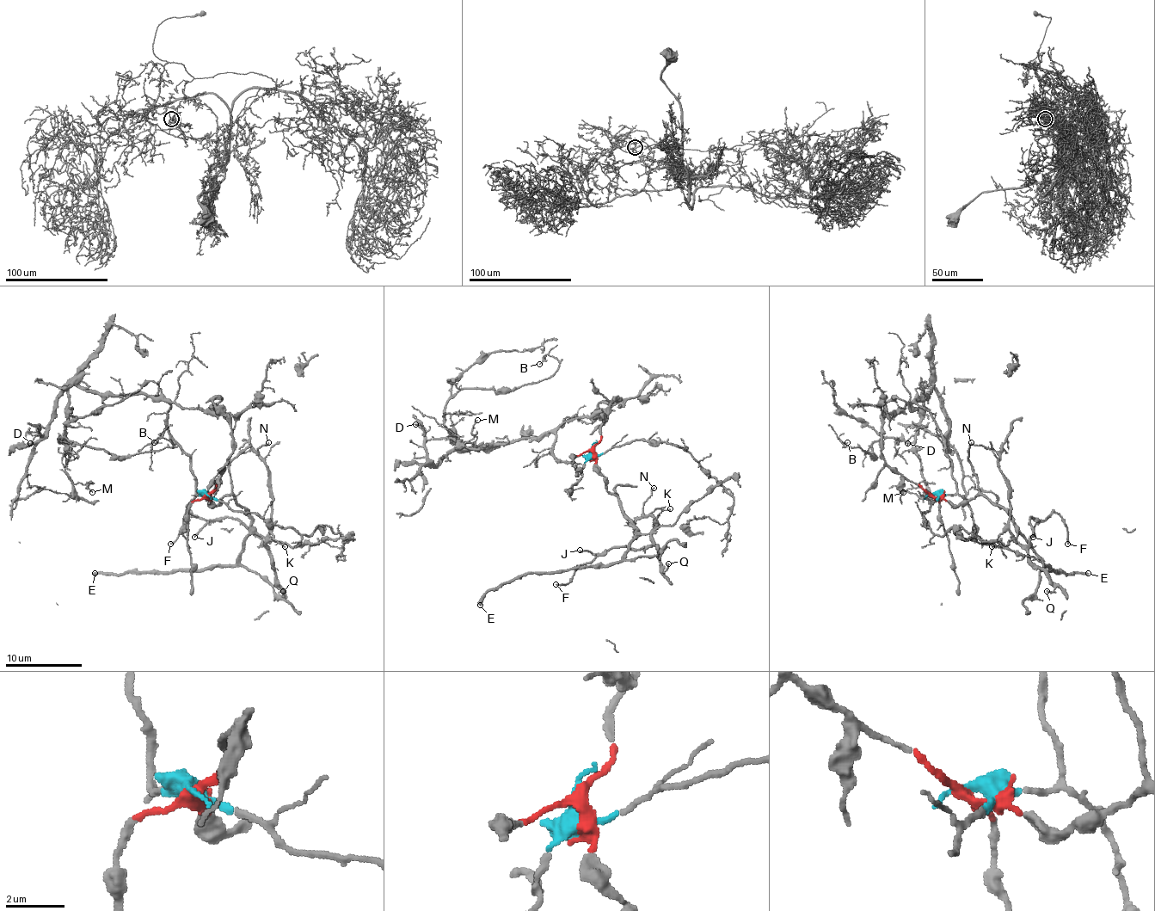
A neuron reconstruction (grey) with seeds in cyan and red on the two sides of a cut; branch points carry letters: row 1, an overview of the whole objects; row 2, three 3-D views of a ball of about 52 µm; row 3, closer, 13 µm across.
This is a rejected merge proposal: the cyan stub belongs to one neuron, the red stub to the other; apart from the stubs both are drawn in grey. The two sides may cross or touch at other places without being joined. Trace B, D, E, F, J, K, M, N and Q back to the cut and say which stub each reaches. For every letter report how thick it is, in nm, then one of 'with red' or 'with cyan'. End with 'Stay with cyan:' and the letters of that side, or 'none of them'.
B: 120 nm thick; with cyan
D: 140 nm thick; with cyan
E: 320 nm thick; with red
F: 150 nm thick; with red
J: 170 nm thick; with red
K: 80 nm thick; with red
M: 90 nm thick; with cyan
N: 140 nm thick; with red
Q: 120 nm thick; with red
Stay with cyan: B, D, M

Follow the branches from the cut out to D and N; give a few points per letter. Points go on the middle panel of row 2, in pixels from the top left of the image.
D: (592, 447), (580, 474), (552, 453), (552, 432), (455, 449), (434, 464), (424, 432), (414, 424)
N: (592, 447), (602, 476), (636, 531), (649, 533), (657, 526), (643, 510), (643, 502), (653, 488)

